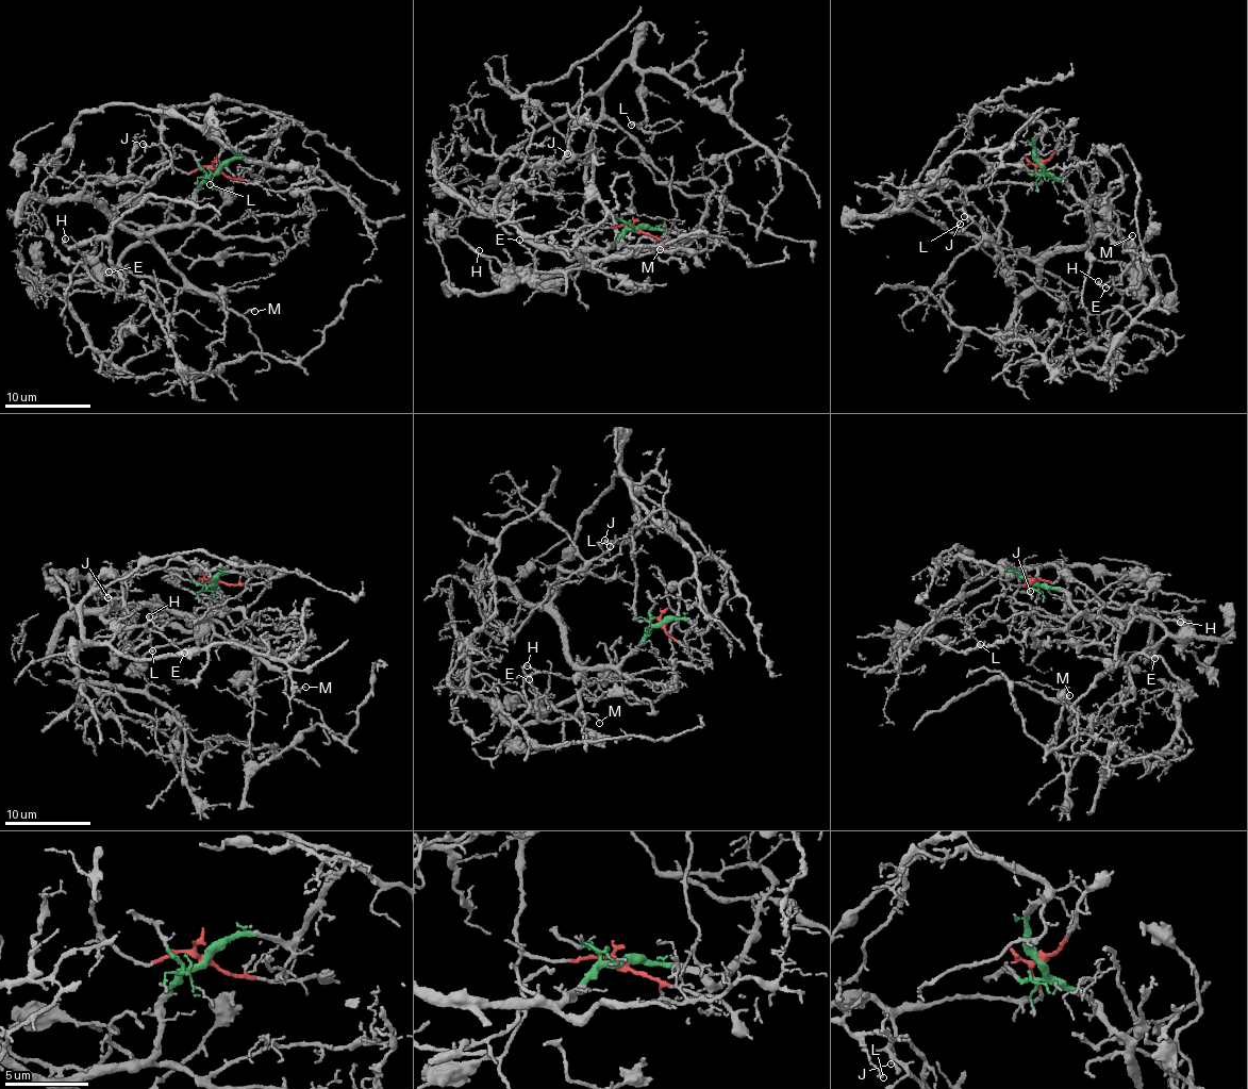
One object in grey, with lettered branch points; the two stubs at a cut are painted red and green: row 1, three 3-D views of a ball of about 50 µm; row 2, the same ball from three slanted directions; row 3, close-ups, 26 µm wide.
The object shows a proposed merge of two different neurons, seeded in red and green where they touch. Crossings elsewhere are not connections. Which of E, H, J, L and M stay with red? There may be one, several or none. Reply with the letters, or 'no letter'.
J, L

